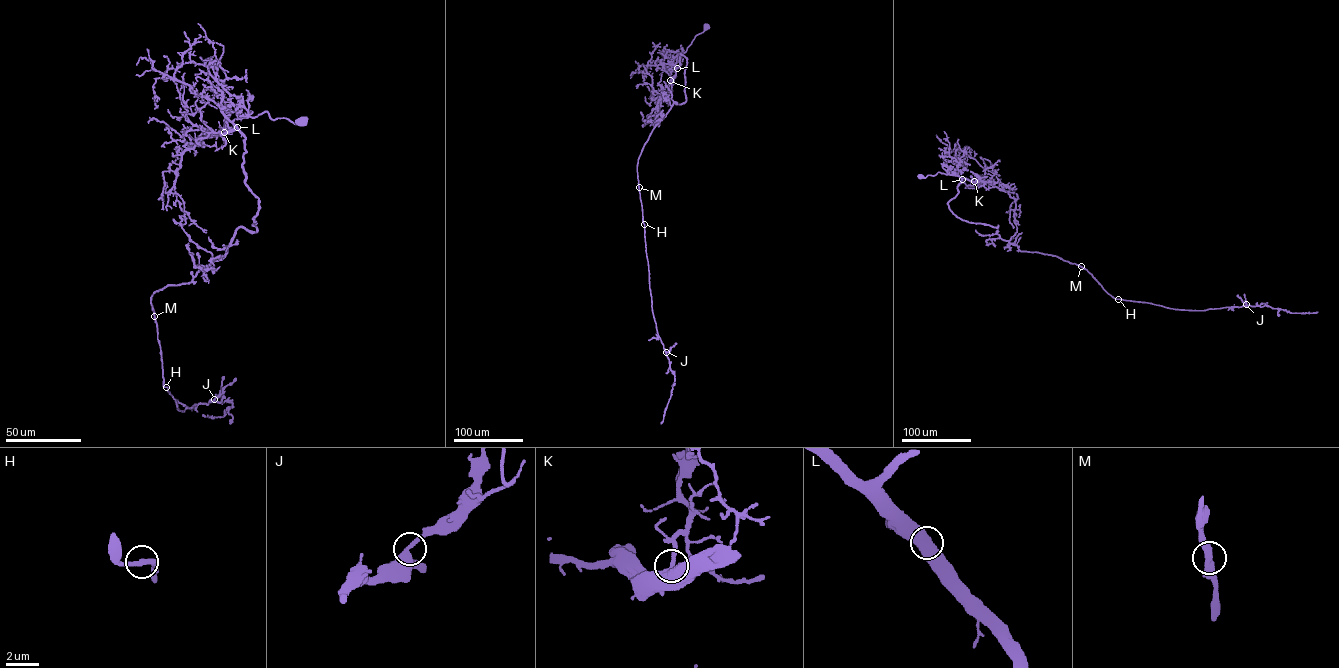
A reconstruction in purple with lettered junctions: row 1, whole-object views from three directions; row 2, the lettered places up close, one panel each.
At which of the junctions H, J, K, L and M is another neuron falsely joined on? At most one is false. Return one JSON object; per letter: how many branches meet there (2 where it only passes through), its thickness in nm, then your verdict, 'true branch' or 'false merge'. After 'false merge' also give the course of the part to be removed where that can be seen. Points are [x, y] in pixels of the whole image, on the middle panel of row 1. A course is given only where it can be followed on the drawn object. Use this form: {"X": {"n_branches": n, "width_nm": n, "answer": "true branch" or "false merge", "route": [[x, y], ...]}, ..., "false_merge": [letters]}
{"H": {"n_branches": 2, "width_nm": 280, "answer": "true branch"}, "J": {"n_branches": 2, "width_nm": 420, "answer": "true branch"}, "K": {"n_branches": 2, "width_nm": 500, "answer": "true branch"}, "L": {"n_branches": 2, "width_nm": 550, "answer": "true branch"}, "M": {"n_branches": 2, "width_nm": 440, "answer": "true branch"}, "false_merge": []}

